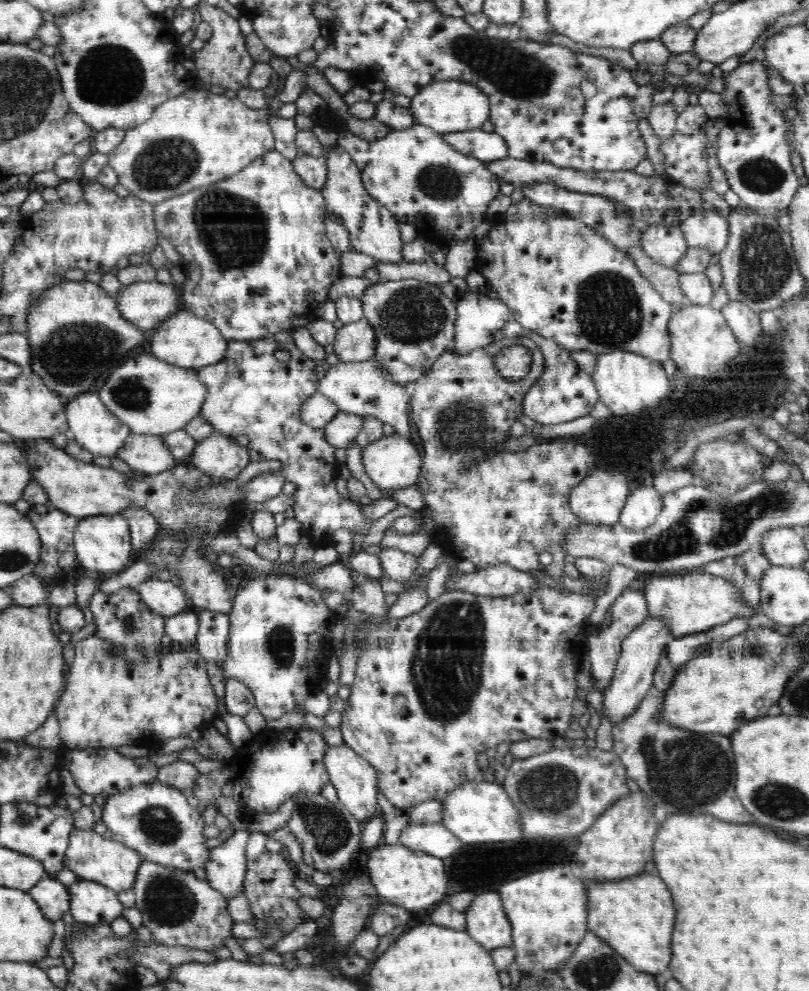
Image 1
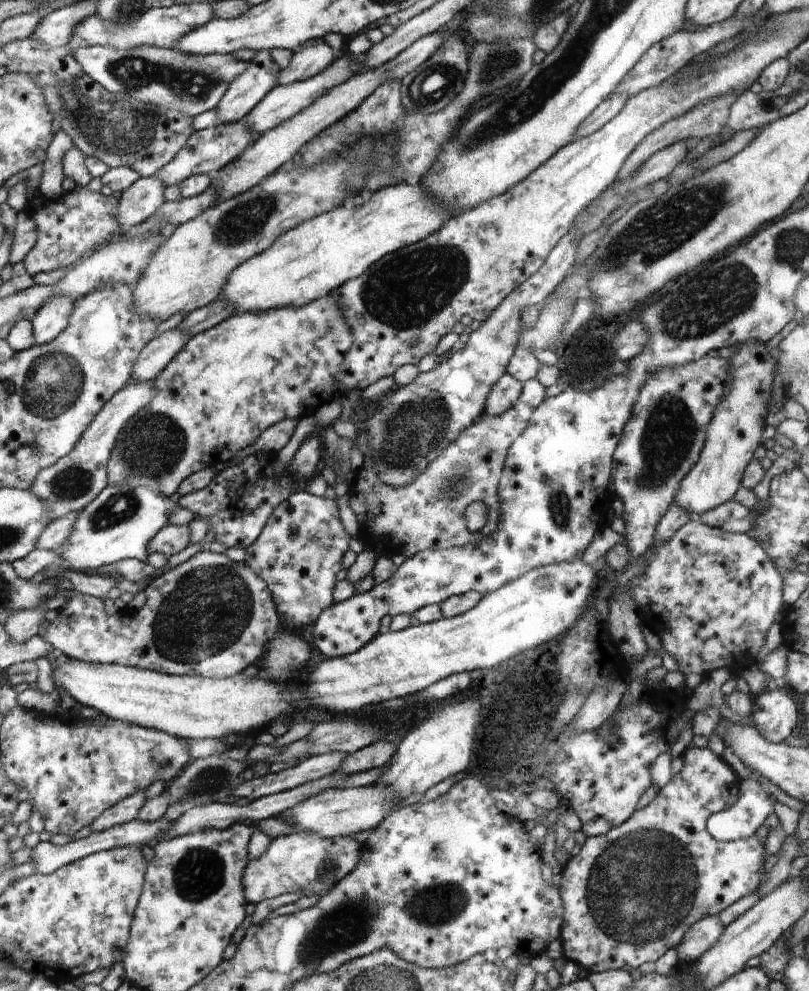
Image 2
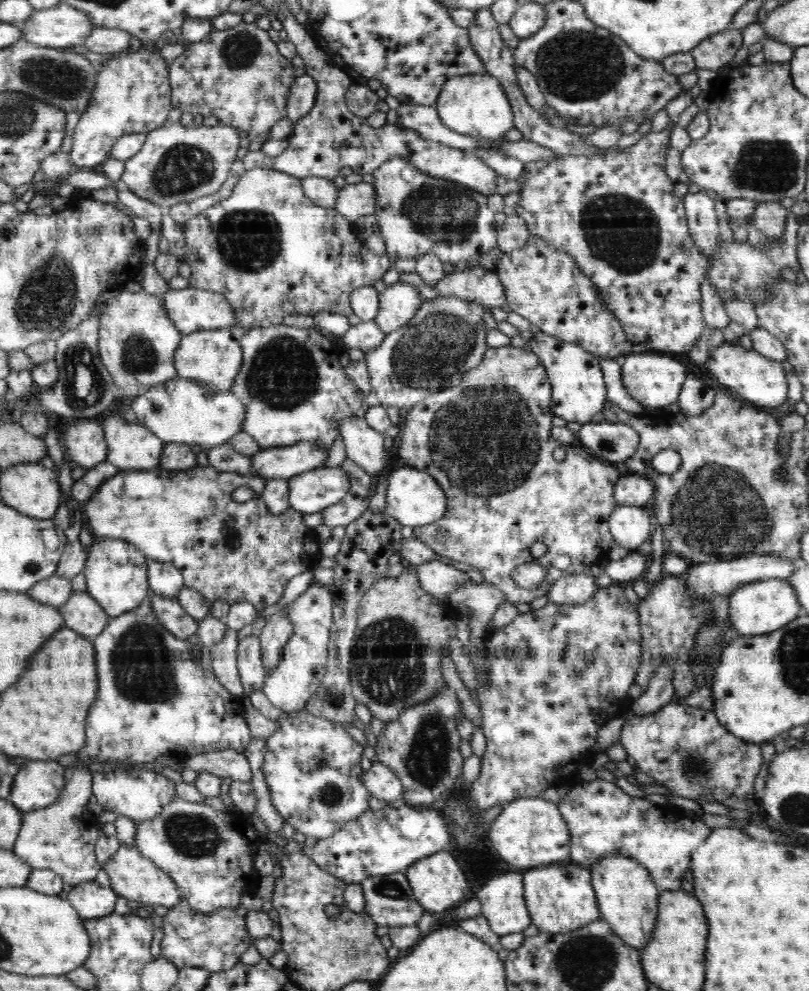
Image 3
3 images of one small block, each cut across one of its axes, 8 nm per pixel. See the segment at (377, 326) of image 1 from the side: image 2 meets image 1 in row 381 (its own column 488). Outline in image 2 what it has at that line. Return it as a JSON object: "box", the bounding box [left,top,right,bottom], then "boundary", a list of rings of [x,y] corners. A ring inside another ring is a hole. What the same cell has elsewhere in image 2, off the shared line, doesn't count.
{"box":[484,373,523,416],"boundary":[[[508,373],[502,374],[485,398],[484,415],[500,416],[506,410],[510,410],[520,398],[522,389],[523,383],[514,380]]]}

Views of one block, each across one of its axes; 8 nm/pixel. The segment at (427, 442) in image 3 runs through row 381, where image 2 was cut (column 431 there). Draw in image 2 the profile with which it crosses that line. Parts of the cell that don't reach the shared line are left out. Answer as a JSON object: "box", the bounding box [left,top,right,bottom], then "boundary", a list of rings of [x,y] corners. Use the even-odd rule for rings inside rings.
{"box":[348,380,546,558],"boundary":[[[527,380],[523,383],[522,394],[515,402],[510,410],[506,410],[500,416],[480,416],[474,424],[470,424],[460,432],[460,435],[452,440],[450,444],[446,444],[446,448],[438,454],[438,458],[434,458],[428,466],[422,470],[418,475],[414,476],[414,480],[406,486],[400,488],[392,488],[387,486],[378,478],[378,474],[374,472],[374,464],[370,464],[368,460],[368,436],[365,431],[361,431],[357,435],[358,448],[364,456],[364,462],[360,470],[356,471],[354,482],[350,483],[348,489],[349,506],[356,514],[360,526],[366,524],[366,528],[370,528],[374,538],[382,538],[382,544],[374,544],[374,548],[370,551],[376,550],[382,546],[382,550],[378,552],[381,554],[404,554],[406,558],[410,558],[418,552],[423,550],[436,550],[448,548],[460,548],[460,546],[471,546],[478,544],[478,540],[482,540],[482,536],[488,536],[490,533],[496,531],[500,520],[500,500],[498,500],[499,481],[502,469],[504,468],[504,461],[508,454],[508,450],[514,440],[527,429],[528,419],[532,416],[533,410],[546,398],[546,388],[536,380]],[[472,502],[482,502],[484,506],[490,511],[488,518],[486,518],[486,525],[484,529],[478,532],[470,532],[464,522],[464,510],[472,504]]]}

